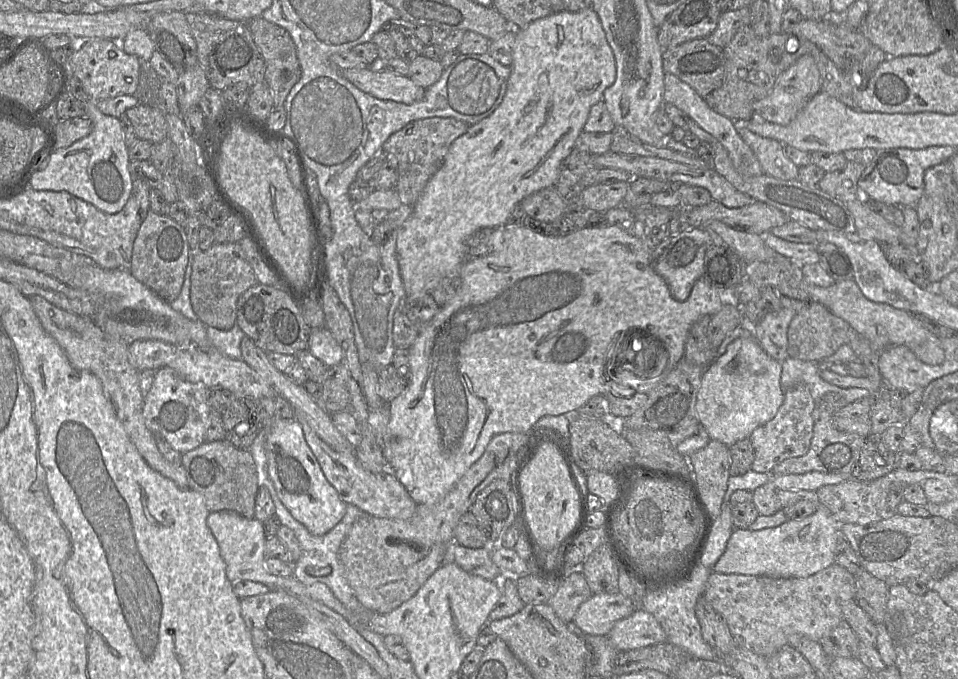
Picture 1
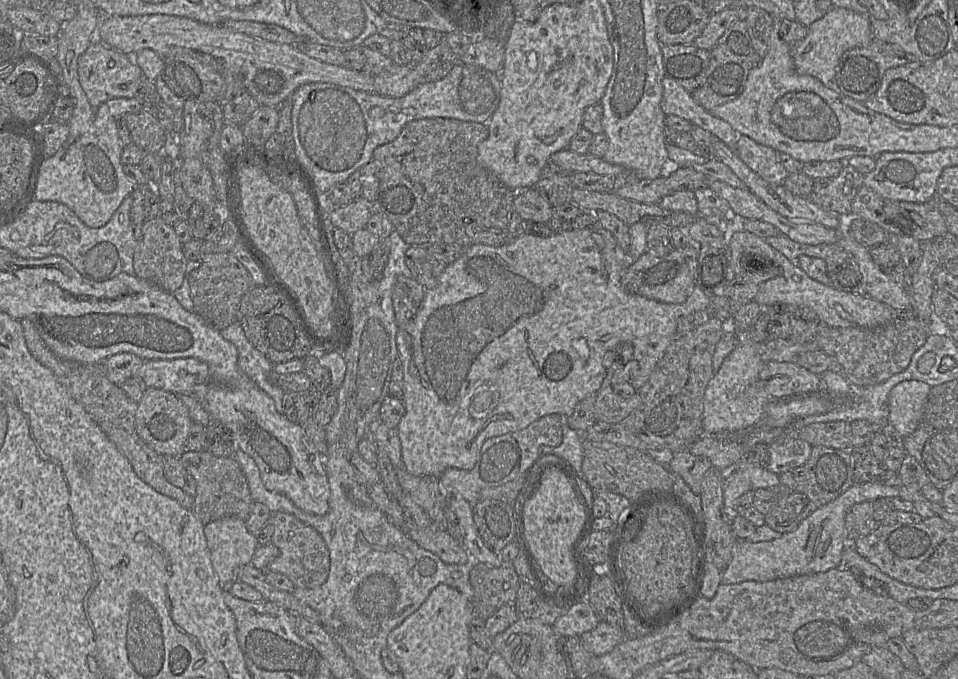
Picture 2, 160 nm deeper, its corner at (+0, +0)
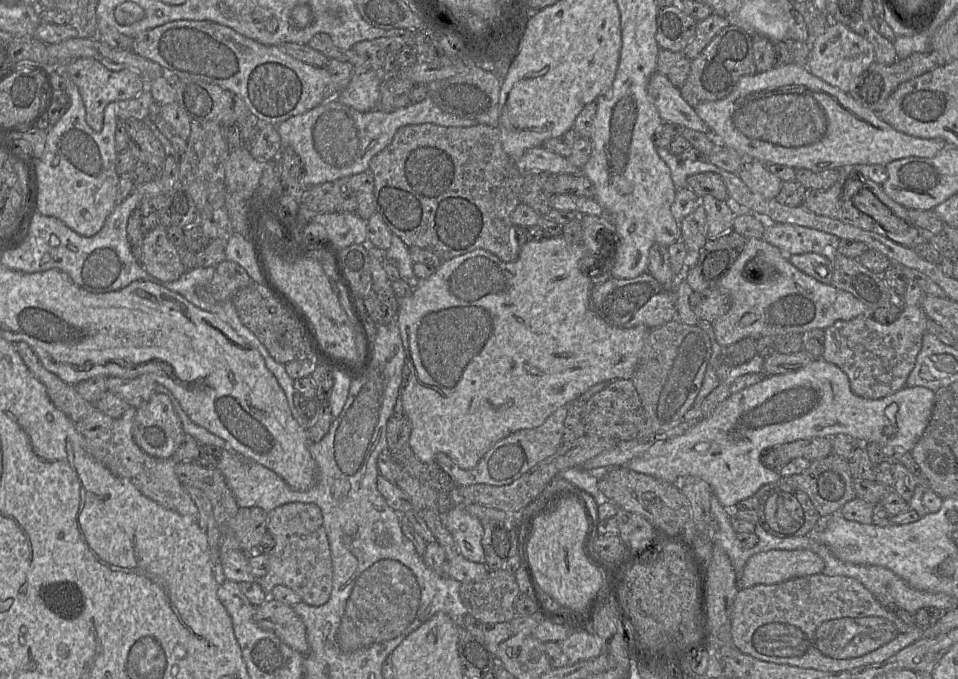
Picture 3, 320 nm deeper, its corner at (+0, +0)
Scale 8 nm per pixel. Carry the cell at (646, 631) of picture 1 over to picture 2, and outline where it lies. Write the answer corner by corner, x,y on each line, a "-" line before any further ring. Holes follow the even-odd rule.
600,621
598,625
579,636
582,647
592,655
604,655
610,652
616,645
618,645
621,641
625,639
625,622
624,629
613,626
608,622

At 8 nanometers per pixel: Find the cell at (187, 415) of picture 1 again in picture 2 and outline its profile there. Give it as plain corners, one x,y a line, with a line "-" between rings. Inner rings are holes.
147,388
138,404
135,427
139,437
162,456
179,457
186,451
192,421
189,410
180,398
171,392

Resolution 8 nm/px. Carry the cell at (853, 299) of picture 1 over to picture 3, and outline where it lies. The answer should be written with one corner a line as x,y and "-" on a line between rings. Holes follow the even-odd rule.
762,238
746,240
742,252
720,280
718,289
730,297
728,312
712,323
716,341
722,347
746,337
757,339
764,336
801,335
812,329
825,330
836,321
848,321
870,314
867,307
852,294
820,283
801,272
789,262
786,254
-
750,265
753,268
744,276
745,268
750,268
-
753,271
757,275
754,280
750,277

